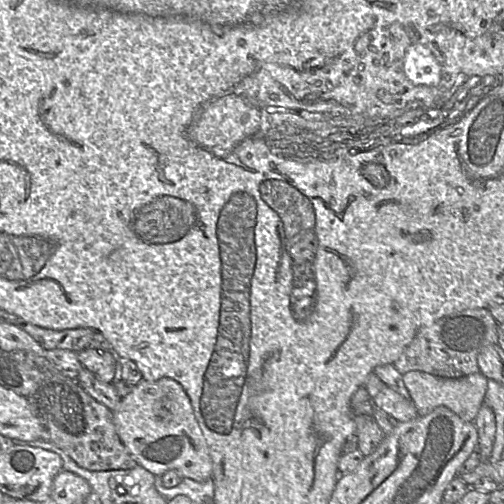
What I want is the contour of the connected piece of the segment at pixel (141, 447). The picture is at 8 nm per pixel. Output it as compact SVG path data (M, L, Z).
M163 377L157 381L142 379L133 386L132 391L121 398L113 412L116 432L132 458L154 476L162 476L169 470L175 470L182 478L197 482L212 476L212 461L202 430L196 420L189 396L176 380Z

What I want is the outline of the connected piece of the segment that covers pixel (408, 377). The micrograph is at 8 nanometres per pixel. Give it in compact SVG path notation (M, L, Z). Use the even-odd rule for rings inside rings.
M411 371L402 375L409 399L414 403L418 416L425 416L439 406L444 406L463 421L473 422L483 404L488 379L479 373L458 379L436 377L424 372Z

